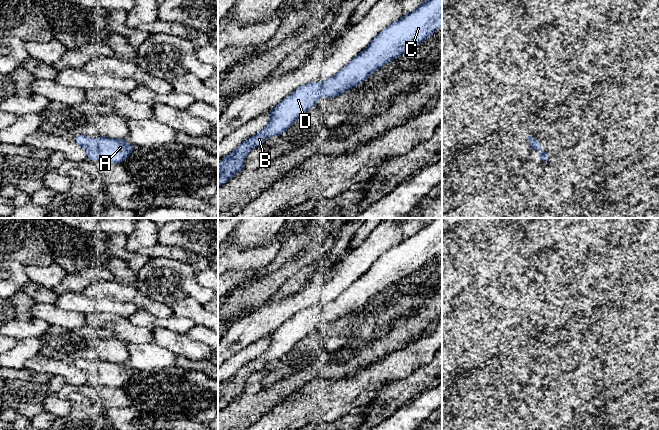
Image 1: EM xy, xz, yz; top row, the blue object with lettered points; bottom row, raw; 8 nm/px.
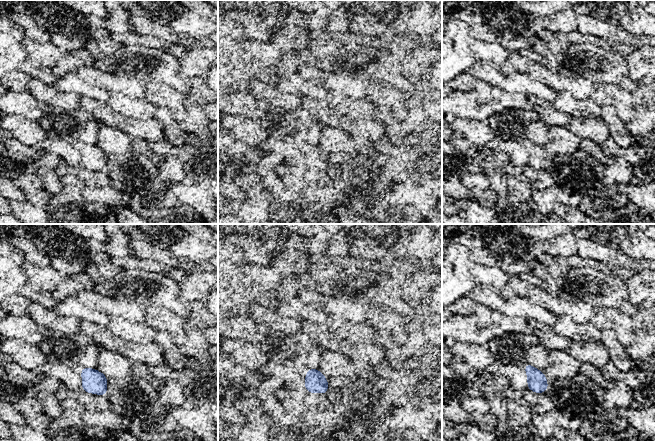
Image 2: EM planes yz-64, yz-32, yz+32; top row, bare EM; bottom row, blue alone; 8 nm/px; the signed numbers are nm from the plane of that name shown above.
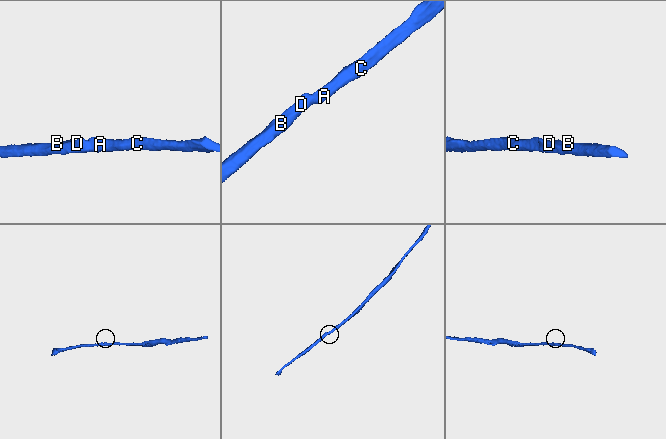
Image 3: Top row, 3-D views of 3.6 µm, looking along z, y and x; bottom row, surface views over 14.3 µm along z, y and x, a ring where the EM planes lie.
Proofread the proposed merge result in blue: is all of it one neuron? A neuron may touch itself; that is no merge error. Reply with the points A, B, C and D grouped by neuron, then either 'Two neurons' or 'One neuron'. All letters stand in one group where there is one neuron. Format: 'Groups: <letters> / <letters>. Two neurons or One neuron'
Groups: A B C D. One neuron

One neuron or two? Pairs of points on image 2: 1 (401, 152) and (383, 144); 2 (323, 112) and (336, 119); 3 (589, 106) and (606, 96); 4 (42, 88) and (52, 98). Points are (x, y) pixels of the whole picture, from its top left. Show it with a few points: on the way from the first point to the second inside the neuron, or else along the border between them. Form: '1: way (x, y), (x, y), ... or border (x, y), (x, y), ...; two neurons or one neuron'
1: way (397, 151), (387, 148); one neuron
2: way (326, 113), (333, 116); one neuron
3: border (593, 100), (597, 104); two neurons
4: way (44, 90), (50, 96); one neuron

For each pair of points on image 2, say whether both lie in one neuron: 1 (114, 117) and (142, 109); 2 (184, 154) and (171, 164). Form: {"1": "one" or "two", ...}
{"1": "two", "2": "two"}

